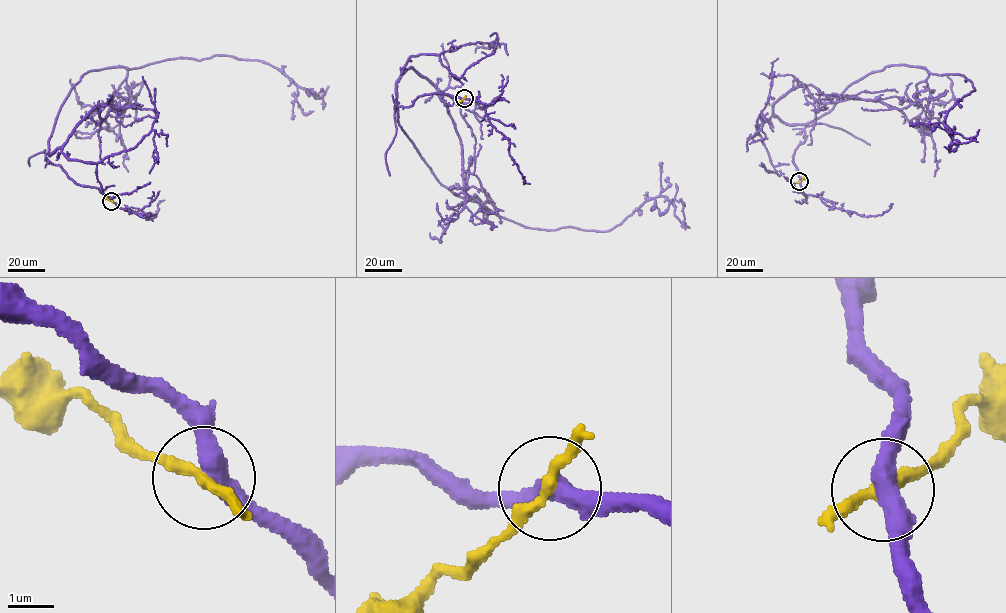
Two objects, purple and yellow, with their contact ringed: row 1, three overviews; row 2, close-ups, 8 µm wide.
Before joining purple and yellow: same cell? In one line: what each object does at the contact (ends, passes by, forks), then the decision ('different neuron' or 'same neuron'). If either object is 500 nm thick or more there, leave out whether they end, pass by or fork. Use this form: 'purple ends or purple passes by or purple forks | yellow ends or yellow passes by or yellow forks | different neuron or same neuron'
purple passes by | yellow passes by | different neuron

